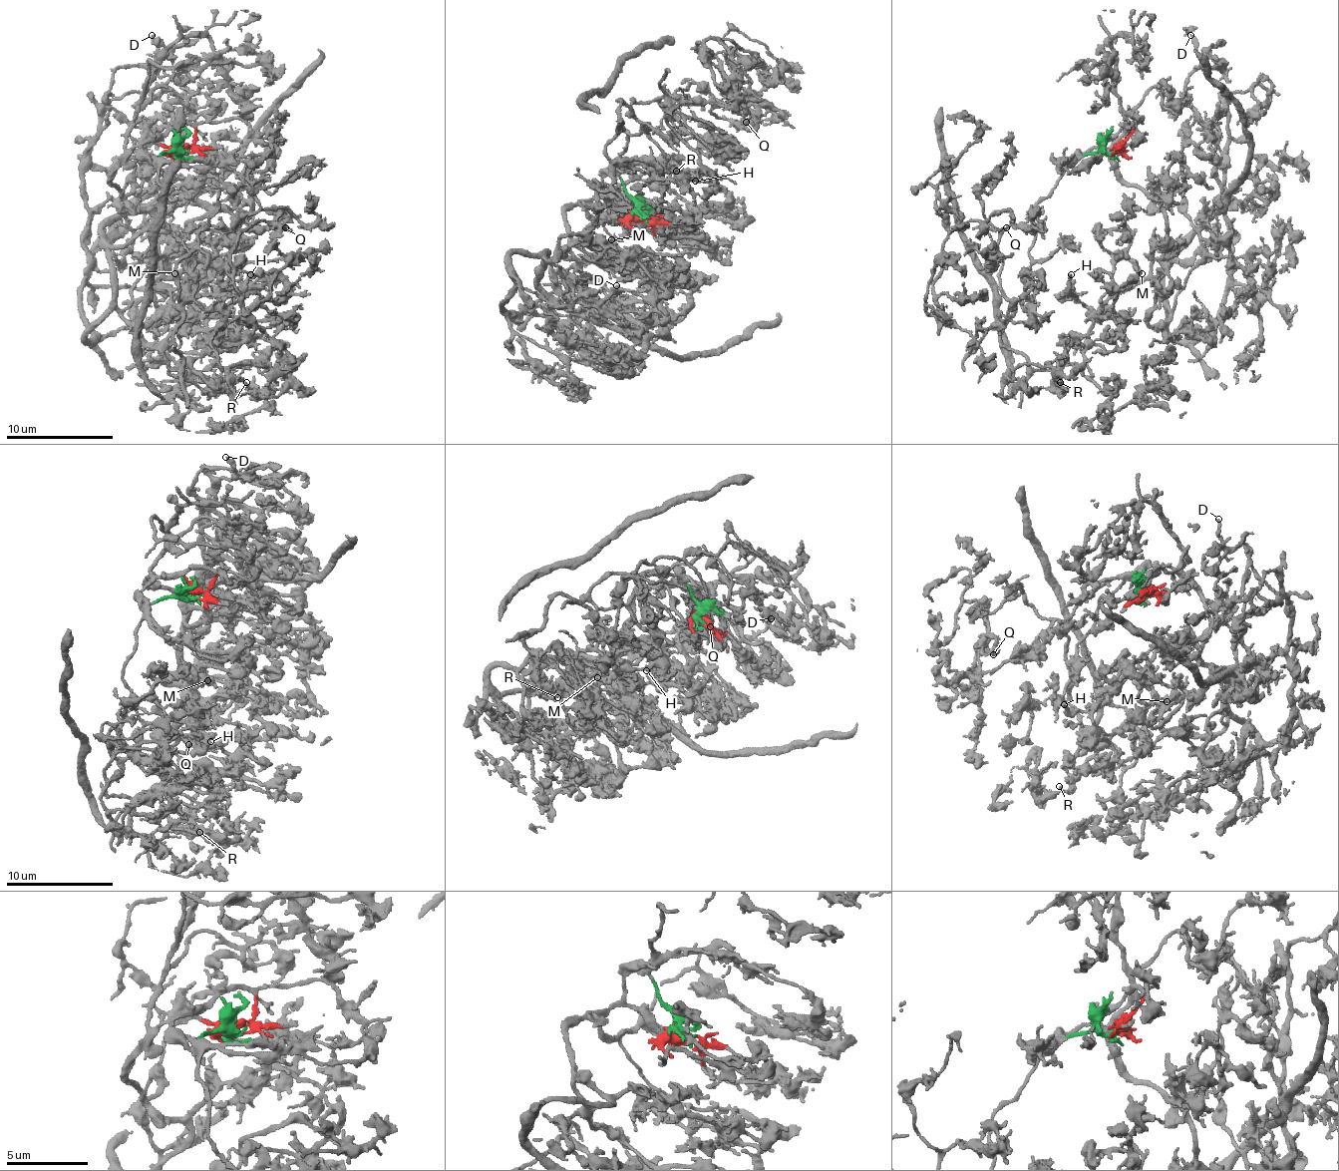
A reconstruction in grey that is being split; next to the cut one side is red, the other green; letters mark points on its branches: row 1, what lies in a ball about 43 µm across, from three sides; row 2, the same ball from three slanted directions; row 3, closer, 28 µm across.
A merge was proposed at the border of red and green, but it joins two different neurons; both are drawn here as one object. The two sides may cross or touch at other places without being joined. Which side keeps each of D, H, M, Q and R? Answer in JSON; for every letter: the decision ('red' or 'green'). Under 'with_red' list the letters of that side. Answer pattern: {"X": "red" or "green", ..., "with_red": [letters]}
{"D": "red", "H": "green", "M": "red", "Q": "green", "R": "green", "with_red": ["D", "M"]}

